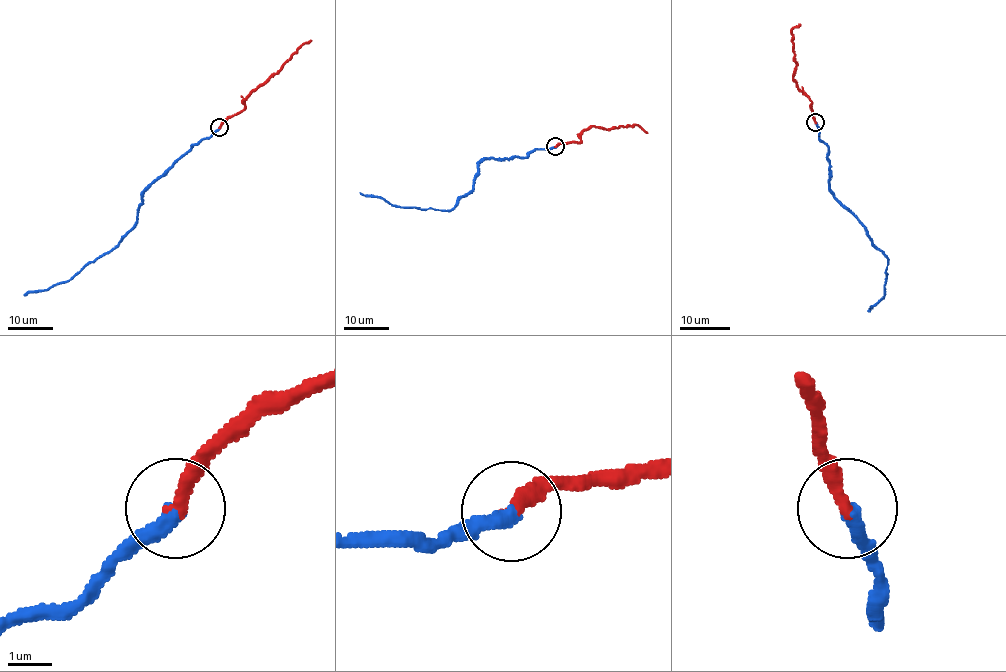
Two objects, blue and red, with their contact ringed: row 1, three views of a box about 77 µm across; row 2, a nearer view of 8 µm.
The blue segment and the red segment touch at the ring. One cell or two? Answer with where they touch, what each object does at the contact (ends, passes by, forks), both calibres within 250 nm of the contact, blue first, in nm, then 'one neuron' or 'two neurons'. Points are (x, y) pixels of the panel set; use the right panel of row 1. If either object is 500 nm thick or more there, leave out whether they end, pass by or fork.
at (815, 122); blue ends there; red ends there; 360 nm thick on the blue side, 300 nm on the other; one neuron

